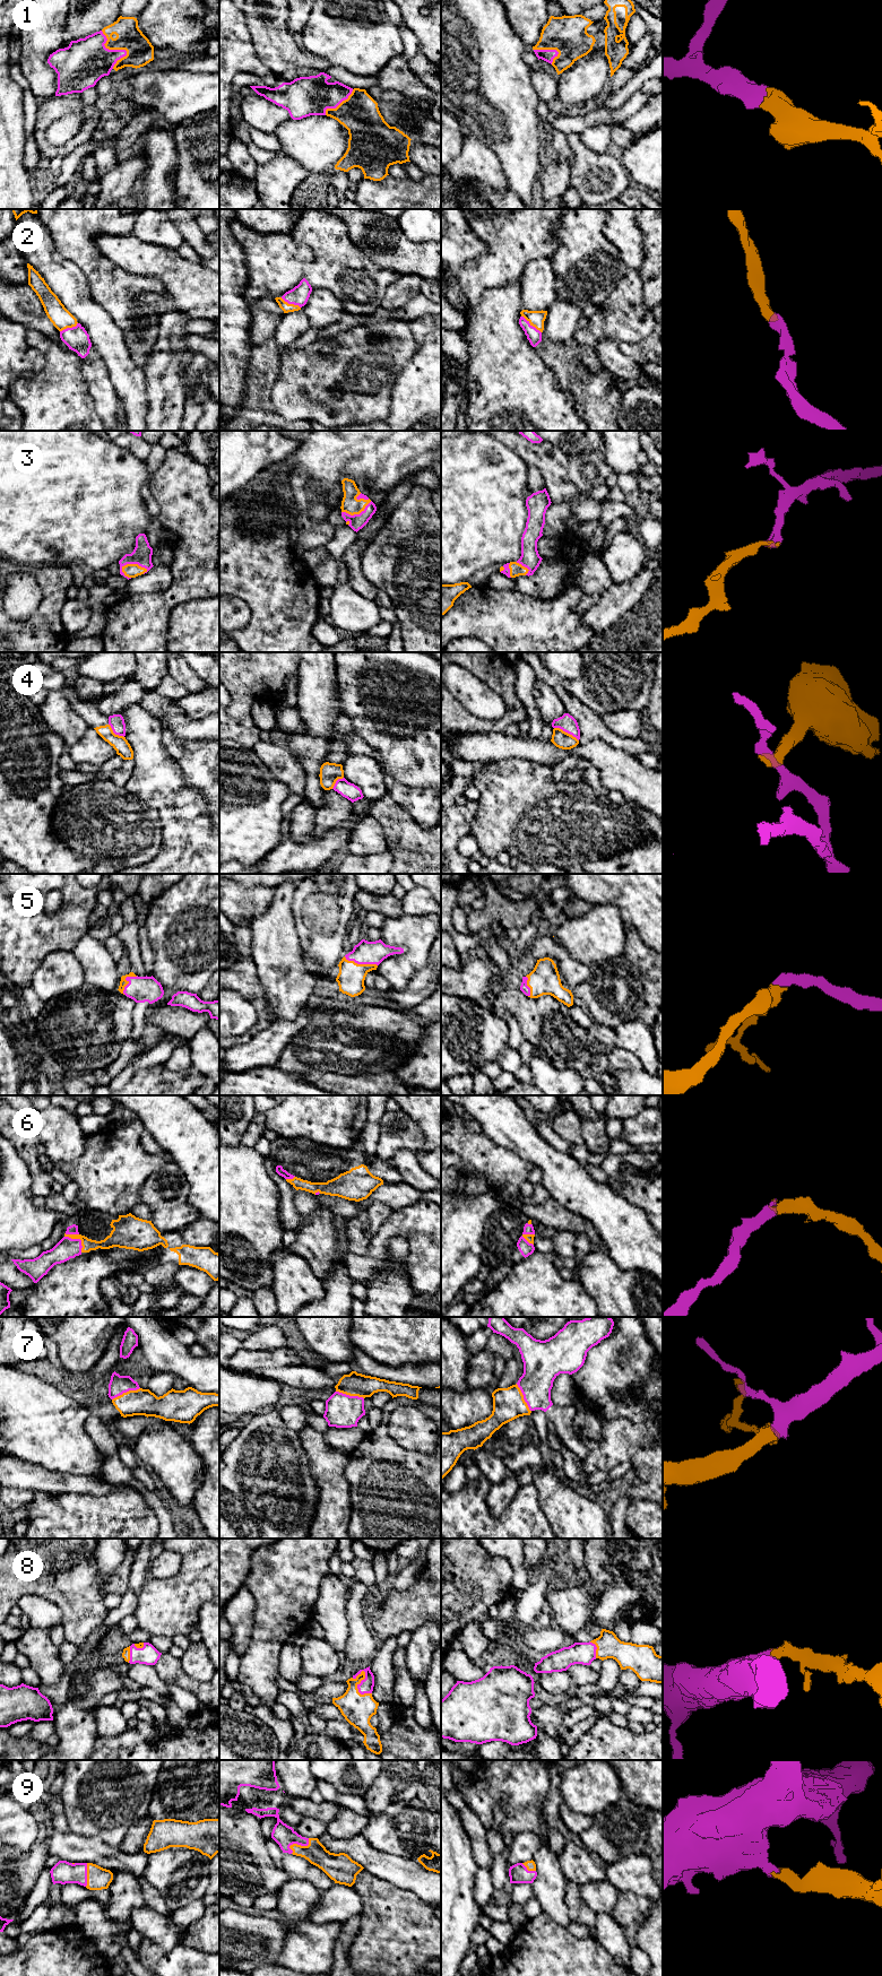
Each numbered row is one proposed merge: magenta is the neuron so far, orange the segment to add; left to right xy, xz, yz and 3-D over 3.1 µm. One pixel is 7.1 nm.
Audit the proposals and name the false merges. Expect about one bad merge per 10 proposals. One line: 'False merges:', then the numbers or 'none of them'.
False merges: 4

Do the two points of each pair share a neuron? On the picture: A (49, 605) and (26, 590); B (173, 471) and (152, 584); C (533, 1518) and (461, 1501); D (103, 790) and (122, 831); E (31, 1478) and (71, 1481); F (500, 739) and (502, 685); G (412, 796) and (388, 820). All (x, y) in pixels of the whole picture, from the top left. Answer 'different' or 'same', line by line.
A: different
B: different
C: same
D: same
E: same
F: different
G: different

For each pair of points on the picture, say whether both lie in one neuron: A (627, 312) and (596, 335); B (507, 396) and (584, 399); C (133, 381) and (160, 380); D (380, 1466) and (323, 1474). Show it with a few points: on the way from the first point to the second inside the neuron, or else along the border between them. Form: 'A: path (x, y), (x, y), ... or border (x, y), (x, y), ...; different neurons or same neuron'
A: path (619, 319), (610, 321), (604, 327); same neuron
B: border (556, 380), (584, 418); different neurons
C: border (143, 370), (148, 407); different neurons
D: border (348, 1454), (345, 1479), (351, 1497); different neurons

